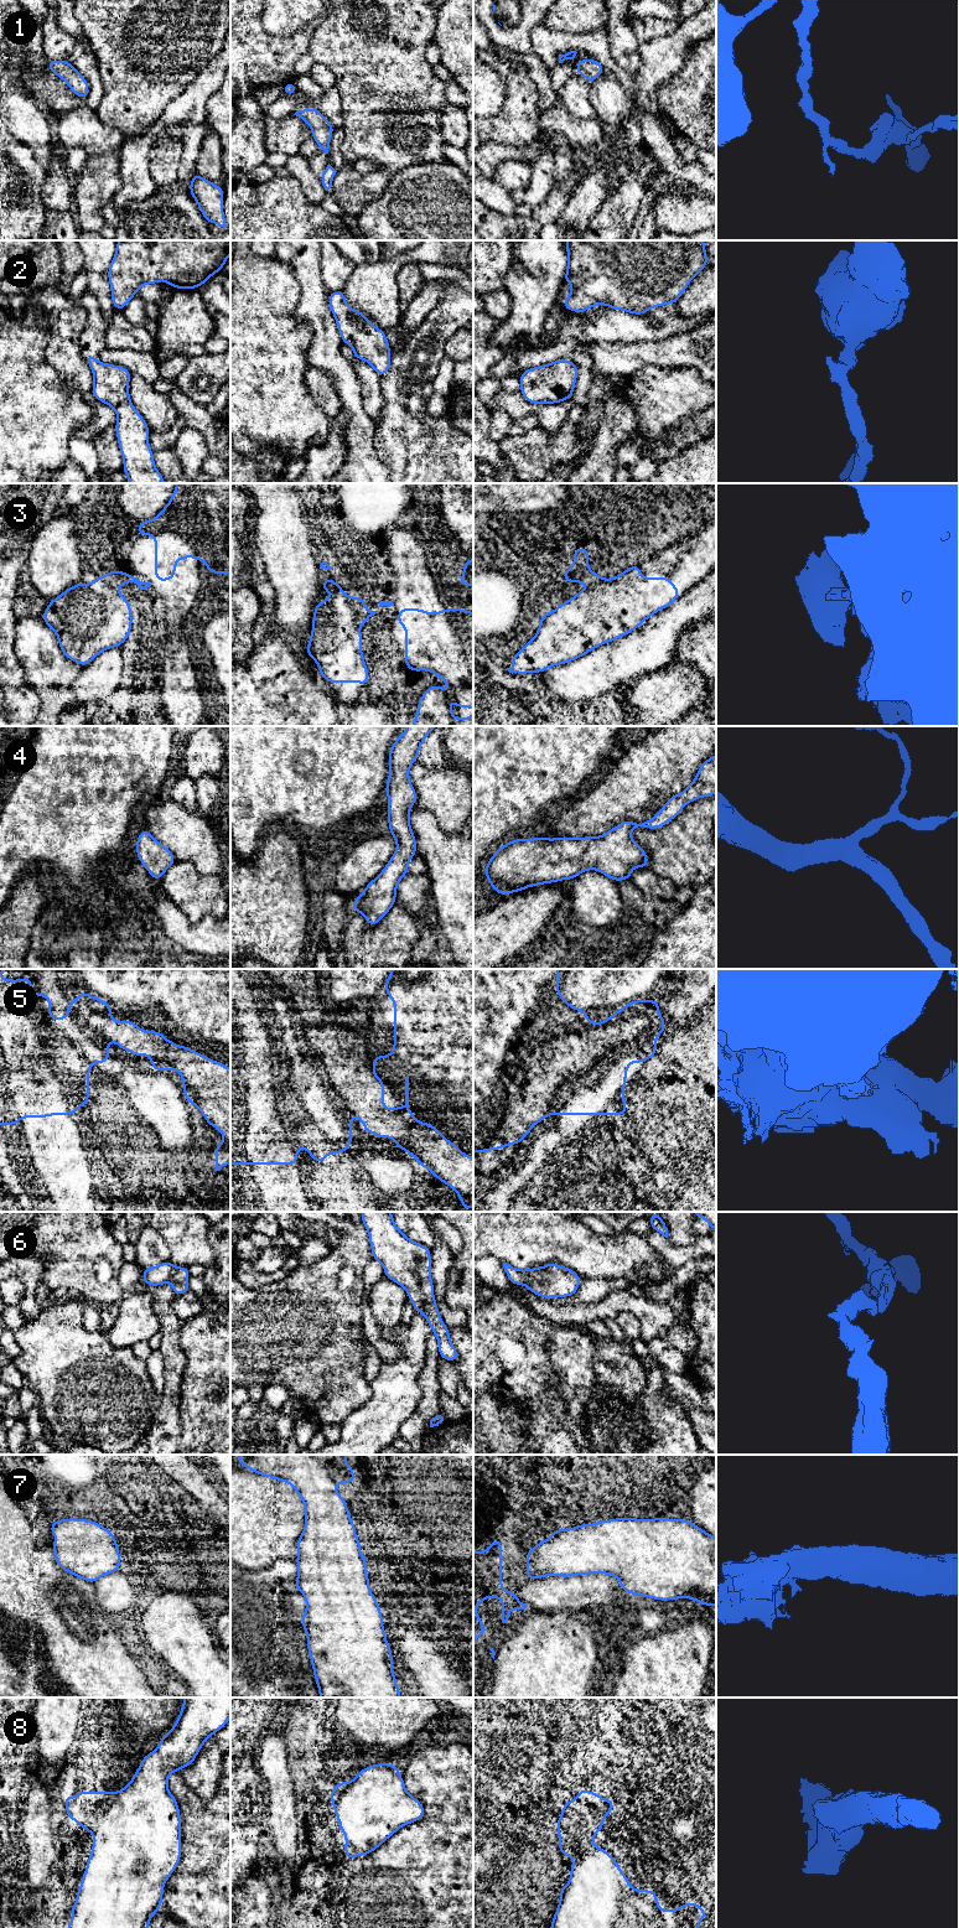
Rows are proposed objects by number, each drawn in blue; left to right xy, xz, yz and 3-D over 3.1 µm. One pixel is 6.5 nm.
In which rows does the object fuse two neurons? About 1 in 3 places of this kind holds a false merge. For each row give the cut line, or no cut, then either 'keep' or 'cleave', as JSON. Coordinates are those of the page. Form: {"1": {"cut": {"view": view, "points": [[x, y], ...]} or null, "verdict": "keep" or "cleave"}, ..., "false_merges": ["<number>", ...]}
{"1": {"cut": null, "verdict": "keep"}, "2": {"cut": null, "verdict": "keep"}, "3": {"cut": {"view": "xz", "points": [[347, 596], [361, 623]]}, "verdict": "cleave"}, "4": {"cut": null, "verdict": "keep"}, "5": {"cut": {"view": "xz", "points": [[371, 999], [341, 1026], [335, 1051], [343, 1091], [343, 1151]]}, "verdict": "cleave"}, "6": {"cut": null, "verdict": "keep"}, "7": {"cut": null, "verdict": "keep"}, "8": {"cut": null, "verdict": "keep"}, "false_merges": ["3", "5"]}

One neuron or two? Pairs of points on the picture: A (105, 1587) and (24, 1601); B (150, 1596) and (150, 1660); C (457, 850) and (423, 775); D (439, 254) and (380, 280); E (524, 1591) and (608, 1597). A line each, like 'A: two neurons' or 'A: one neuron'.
A: two neurons
B: one neuron
C: two neurons
D: one neuron
E: one neuron

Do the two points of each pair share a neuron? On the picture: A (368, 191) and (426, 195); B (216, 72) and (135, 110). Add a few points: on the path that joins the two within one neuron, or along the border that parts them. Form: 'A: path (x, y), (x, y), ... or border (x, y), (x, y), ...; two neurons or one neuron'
A: border (392, 174), (385, 190), (361, 211); two neurons
B: border (207, 65), (166, 105); two neurons

